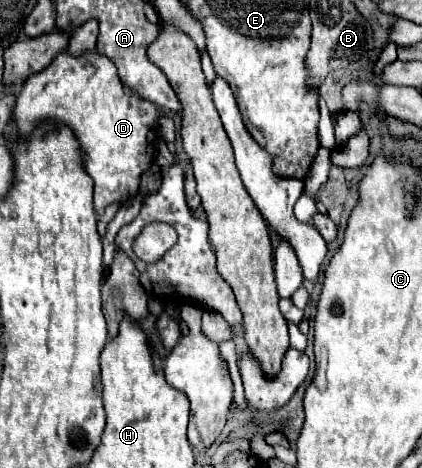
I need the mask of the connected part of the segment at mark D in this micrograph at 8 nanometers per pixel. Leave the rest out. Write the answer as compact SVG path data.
M96 49L78 57L60 51L46 69L30 75L16 99L16 129L20 135L30 135L42 119L64 121L76 133L84 149L84 167L94 179L94 205L98 213L110 203L126 201L138 193L140 177L150 167L158 143L158 109L122 85L116 65L106 55Z

